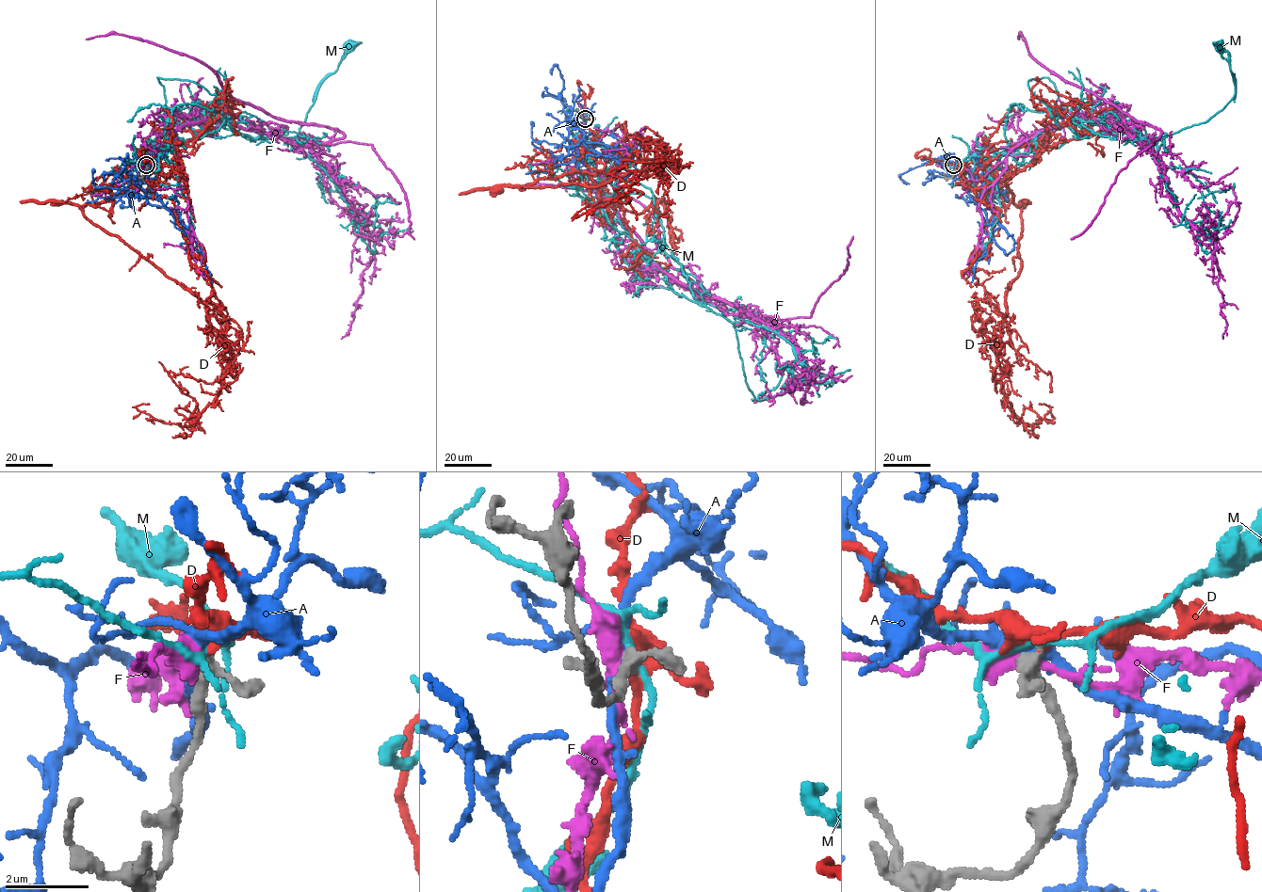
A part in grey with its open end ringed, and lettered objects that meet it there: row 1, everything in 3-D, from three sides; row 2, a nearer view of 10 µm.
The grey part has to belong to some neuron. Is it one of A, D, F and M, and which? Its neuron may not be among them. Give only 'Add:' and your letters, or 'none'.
Add: D

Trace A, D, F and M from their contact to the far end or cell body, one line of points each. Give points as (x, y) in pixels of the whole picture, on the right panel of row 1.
A: (952, 166), (976, 177), (986, 194), (994, 218), (1000, 225), (994, 231), (986, 251), (977, 261), (971, 282)
D: (952, 166), (992, 166), (1023, 206), (1021, 271), (994, 343), (1014, 413), (1032, 426), (1050, 409), (1039, 403)
F: (952, 166), (985, 178), (1034, 133), (1088, 119), (1122, 129), (1149, 149), (1180, 215), (1216, 245), (1223, 339)
M: (952, 165), (971, 156), (992, 161), (1075, 122), (1107, 118), (1140, 139), (1205, 122), (1235, 93), (1221, 45)

